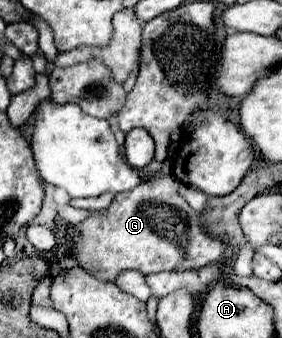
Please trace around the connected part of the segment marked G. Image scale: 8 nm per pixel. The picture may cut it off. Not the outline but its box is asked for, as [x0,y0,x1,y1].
[71,175,225,282]

